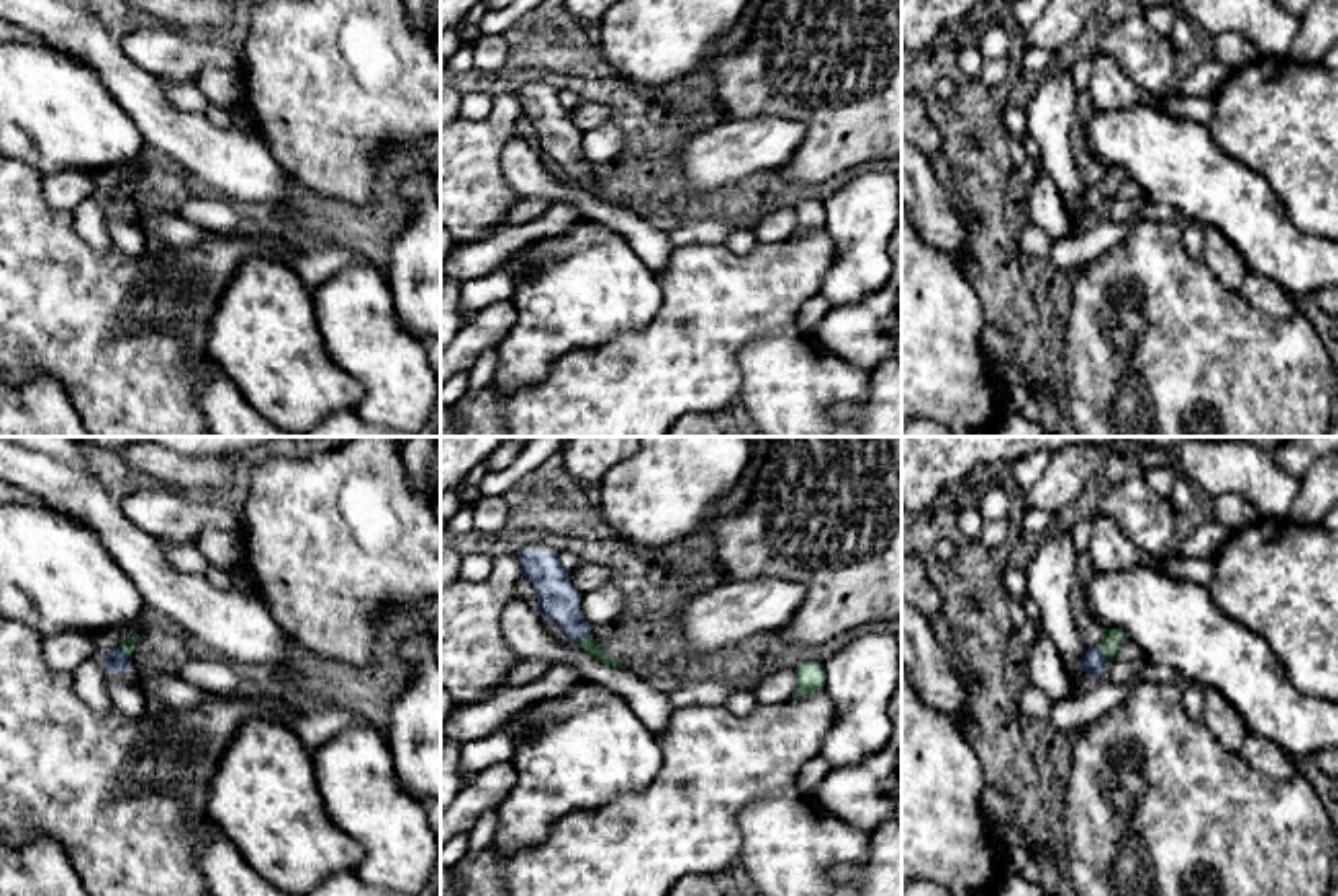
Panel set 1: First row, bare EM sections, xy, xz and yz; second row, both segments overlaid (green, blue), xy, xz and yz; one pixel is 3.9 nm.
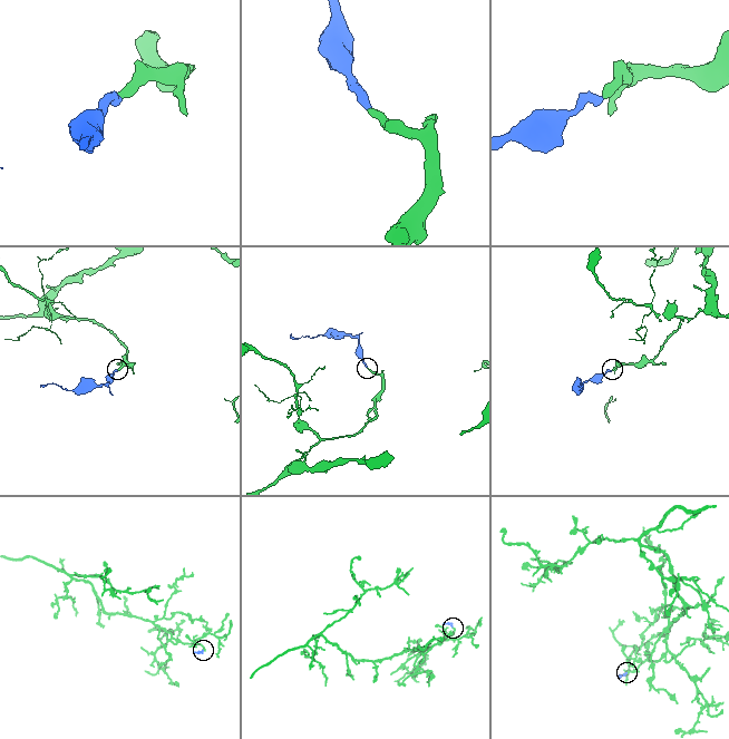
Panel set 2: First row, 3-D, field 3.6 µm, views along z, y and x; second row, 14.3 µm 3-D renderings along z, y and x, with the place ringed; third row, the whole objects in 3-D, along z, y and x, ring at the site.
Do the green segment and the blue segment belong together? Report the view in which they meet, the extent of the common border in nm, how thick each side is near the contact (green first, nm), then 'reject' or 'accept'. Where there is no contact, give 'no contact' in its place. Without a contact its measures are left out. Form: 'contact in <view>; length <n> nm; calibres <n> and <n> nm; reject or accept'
contact in xy; length 70 nm; calibres 50 and 90 nm; accept

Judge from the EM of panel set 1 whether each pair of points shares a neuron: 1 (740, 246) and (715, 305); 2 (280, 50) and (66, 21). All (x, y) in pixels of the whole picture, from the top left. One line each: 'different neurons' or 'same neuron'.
1: different neurons
2: different neurons

